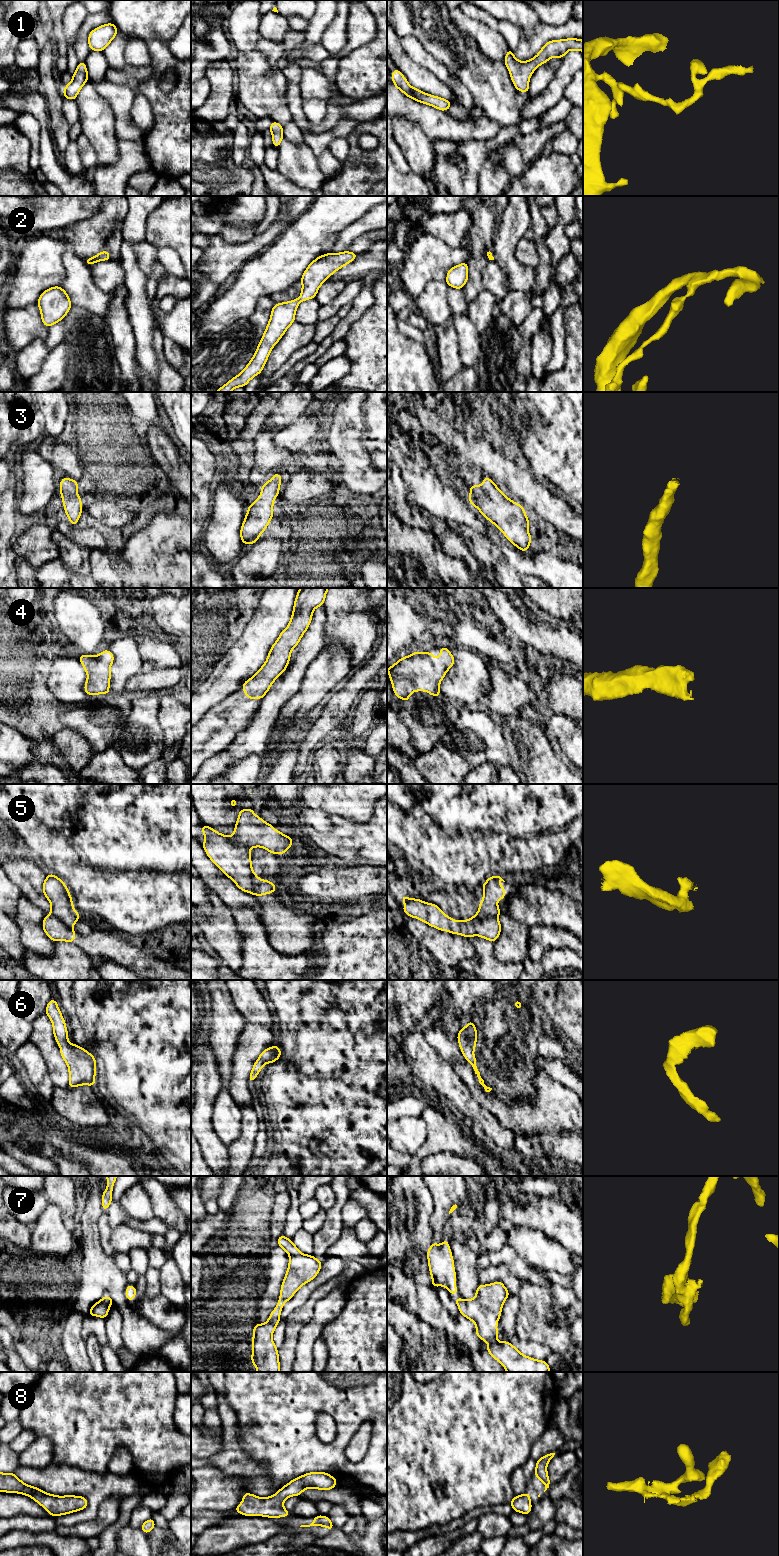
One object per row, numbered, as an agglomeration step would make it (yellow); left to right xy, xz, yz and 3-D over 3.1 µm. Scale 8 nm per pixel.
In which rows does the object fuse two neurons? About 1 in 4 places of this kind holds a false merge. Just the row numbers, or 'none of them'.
5

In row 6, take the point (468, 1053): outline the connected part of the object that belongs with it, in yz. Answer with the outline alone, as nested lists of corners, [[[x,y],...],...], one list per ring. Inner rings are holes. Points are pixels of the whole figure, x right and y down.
[[[472,1020],[464,1028],[460,1029],[460,1032],[457,1035],[457,1039],[459,1042],[461,1052],[463,1053],[465,1059],[473,1067],[479,1083],[484,1087],[486,1092],[490,1092],[492,1088],[487,1087],[484,1084],[484,1080],[482,1079],[481,1074],[476,1066],[476,1058],[474,1056],[473,1051],[476,1047],[477,1030]]]

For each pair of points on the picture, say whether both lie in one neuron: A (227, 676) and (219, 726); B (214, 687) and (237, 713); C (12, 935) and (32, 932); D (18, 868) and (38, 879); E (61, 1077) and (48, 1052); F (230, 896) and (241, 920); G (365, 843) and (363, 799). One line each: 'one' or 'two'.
A: two
B: two
C: two
D: one
E: one
F: two
G: two

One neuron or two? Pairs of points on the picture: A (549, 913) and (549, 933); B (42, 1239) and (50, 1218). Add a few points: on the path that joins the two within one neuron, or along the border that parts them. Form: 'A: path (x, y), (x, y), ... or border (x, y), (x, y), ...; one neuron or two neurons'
A: border (528, 927), (556, 926), (571, 933); two neurons
B: path (47, 1234), (49, 1223); one neuron

